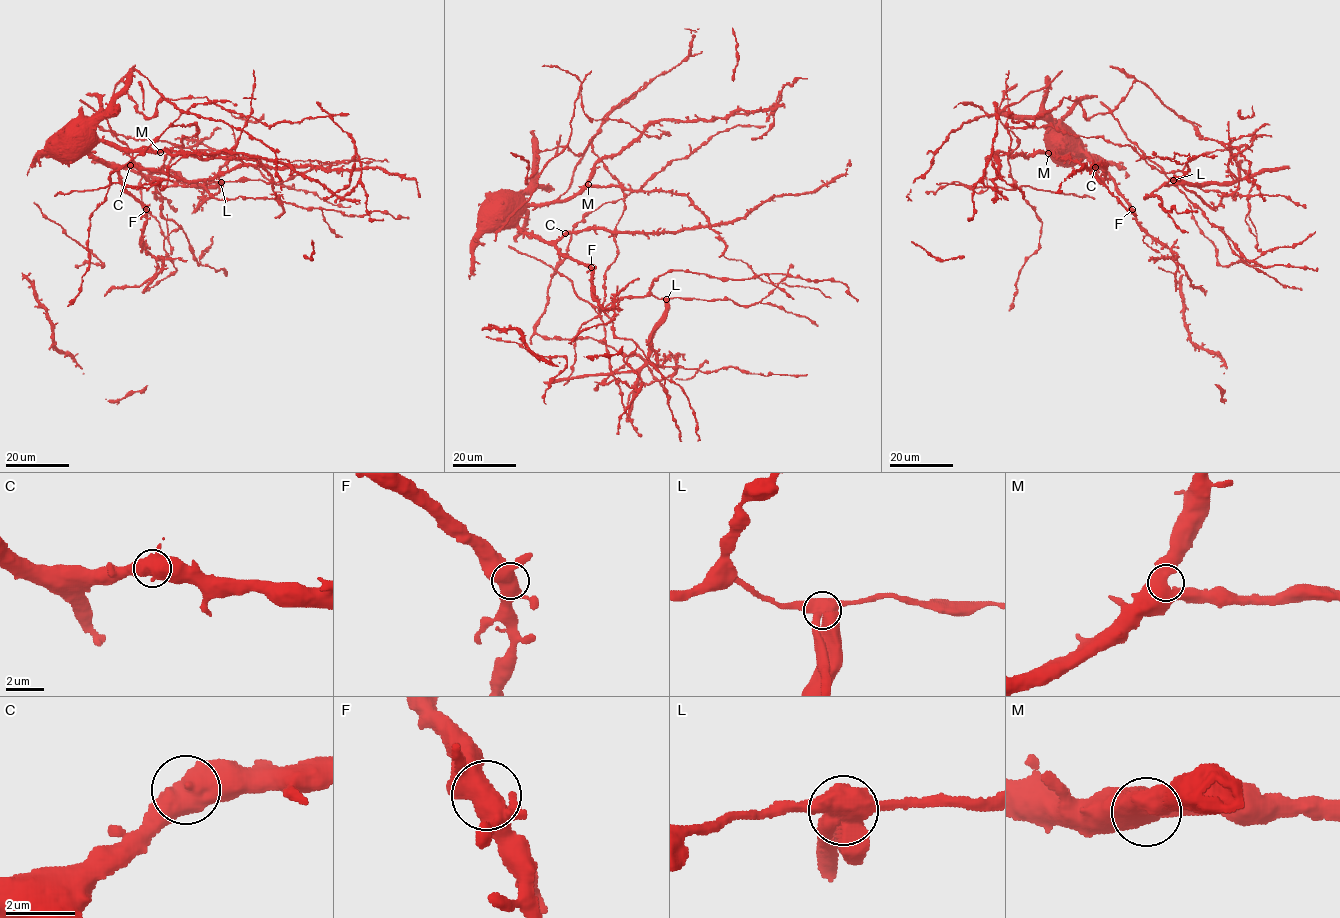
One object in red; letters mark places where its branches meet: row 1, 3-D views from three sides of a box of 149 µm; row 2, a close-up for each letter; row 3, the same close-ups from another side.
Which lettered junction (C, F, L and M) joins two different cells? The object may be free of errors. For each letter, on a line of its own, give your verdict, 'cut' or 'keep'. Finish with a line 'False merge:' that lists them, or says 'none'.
C: keep
F: keep
L: cut
M: keep
False merge: L

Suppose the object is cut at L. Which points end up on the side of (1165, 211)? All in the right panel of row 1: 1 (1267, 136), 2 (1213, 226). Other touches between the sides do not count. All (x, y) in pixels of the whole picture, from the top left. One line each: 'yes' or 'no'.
1: no
2: yes

